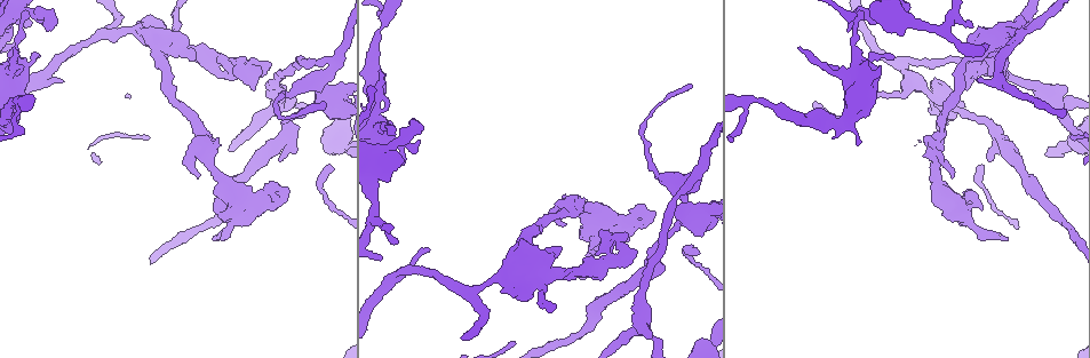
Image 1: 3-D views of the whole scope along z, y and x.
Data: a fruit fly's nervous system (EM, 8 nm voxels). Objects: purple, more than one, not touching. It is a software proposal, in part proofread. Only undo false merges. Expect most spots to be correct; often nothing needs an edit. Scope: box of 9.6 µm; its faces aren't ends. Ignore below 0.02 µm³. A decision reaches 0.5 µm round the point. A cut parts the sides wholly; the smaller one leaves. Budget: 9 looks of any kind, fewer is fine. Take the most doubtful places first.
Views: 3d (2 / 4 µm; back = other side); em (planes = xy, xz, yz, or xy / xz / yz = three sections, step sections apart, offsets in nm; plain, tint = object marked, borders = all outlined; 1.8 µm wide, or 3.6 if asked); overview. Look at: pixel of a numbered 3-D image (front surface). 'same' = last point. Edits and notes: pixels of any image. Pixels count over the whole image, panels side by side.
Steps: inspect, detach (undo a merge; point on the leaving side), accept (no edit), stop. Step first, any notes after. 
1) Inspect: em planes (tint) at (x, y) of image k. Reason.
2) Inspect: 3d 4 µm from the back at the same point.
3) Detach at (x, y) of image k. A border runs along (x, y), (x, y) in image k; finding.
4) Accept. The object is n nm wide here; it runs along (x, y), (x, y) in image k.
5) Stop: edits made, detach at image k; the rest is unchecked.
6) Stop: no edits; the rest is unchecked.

Inspect: 3d 4 µm at (988, 71) of image 1. Arms run side by side.

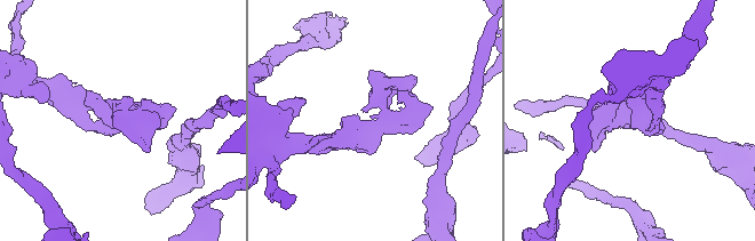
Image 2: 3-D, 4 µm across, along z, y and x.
Inspect: em 3.6 µm xy step 4 (tint) at (378, 122) of image 2. Now the EM.

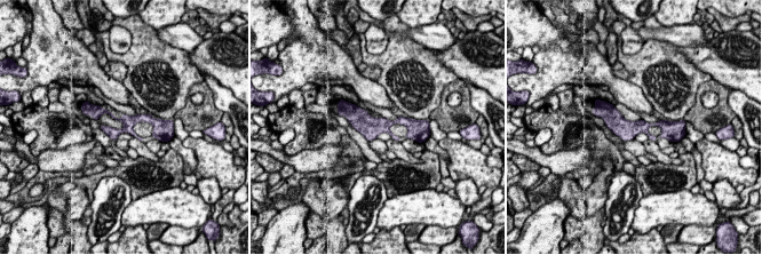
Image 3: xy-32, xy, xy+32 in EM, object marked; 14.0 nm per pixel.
Inspect: em 3.6 µm planes (tint) at the same point.

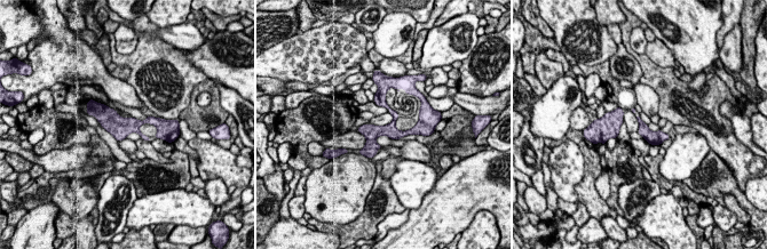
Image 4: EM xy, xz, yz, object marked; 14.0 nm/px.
Accept. The object is 160 nm wide here; continuous, no second cell.

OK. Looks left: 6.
Inspect: 3d 4 µm at (386, 20) of image 1. Sharp bend.

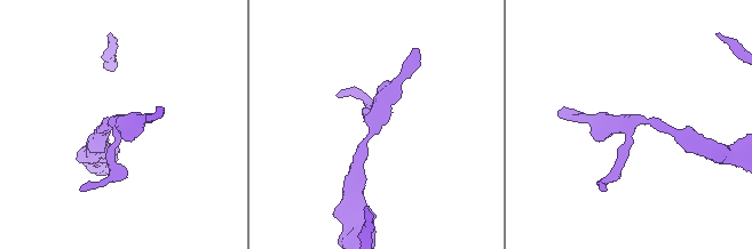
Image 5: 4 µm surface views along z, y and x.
Inspect: em planes (tint) at (116, 121) of image 5.

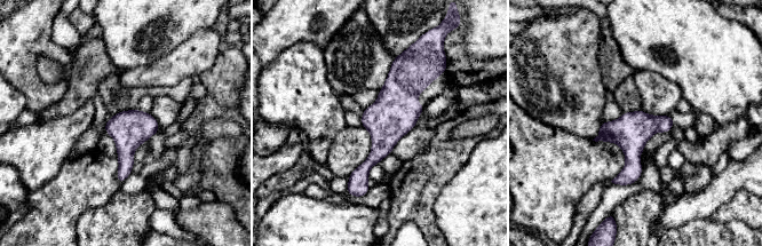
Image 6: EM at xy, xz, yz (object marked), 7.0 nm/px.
Accept. It runs along (401, 60), (363, 191) in image 6; all the same cell.

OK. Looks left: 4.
Inspect: em xy step 8 (tint) at (865, 13) of image 1. A narrow waist.

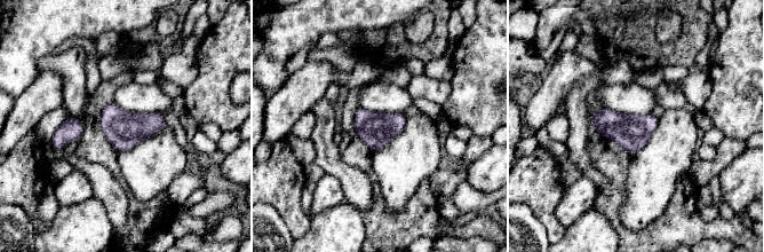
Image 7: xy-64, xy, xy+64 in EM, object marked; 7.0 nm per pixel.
Inspect: em planes (tint) at the same point.

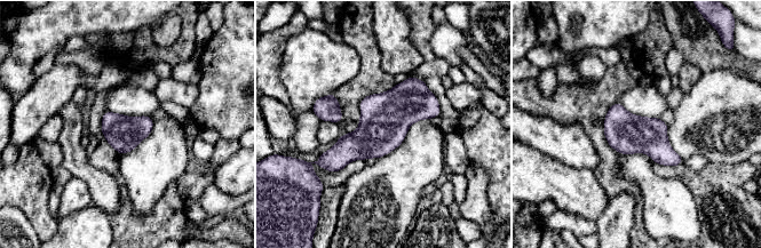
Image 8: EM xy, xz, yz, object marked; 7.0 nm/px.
Accept. One cell here.

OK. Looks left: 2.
Inspect: 3d 2 µm at (174, 28) of image 1. Abrupt turn.

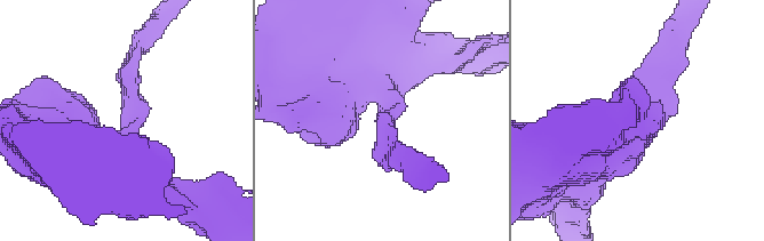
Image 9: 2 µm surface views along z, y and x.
Inspect: em planes (tint) at (388, 105) of image 9.

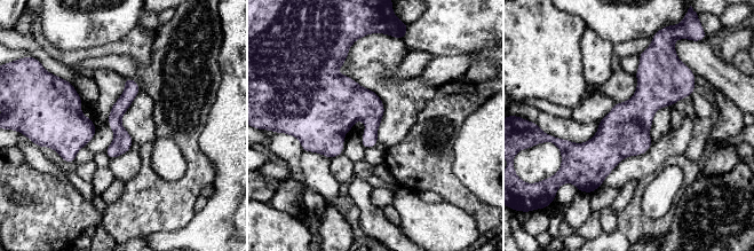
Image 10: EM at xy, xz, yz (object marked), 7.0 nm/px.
Accept. It runs along (644, 59), (645, 102), (595, 183) in image 10; one cell here.

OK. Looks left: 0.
Stop: no edits; the rest is unchecked.

